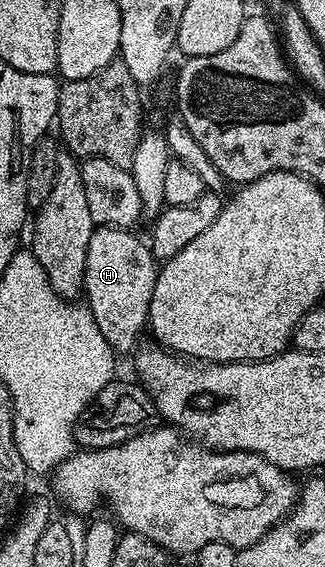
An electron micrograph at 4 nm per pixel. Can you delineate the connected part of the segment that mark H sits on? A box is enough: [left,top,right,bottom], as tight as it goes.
[83,225,160,355]

